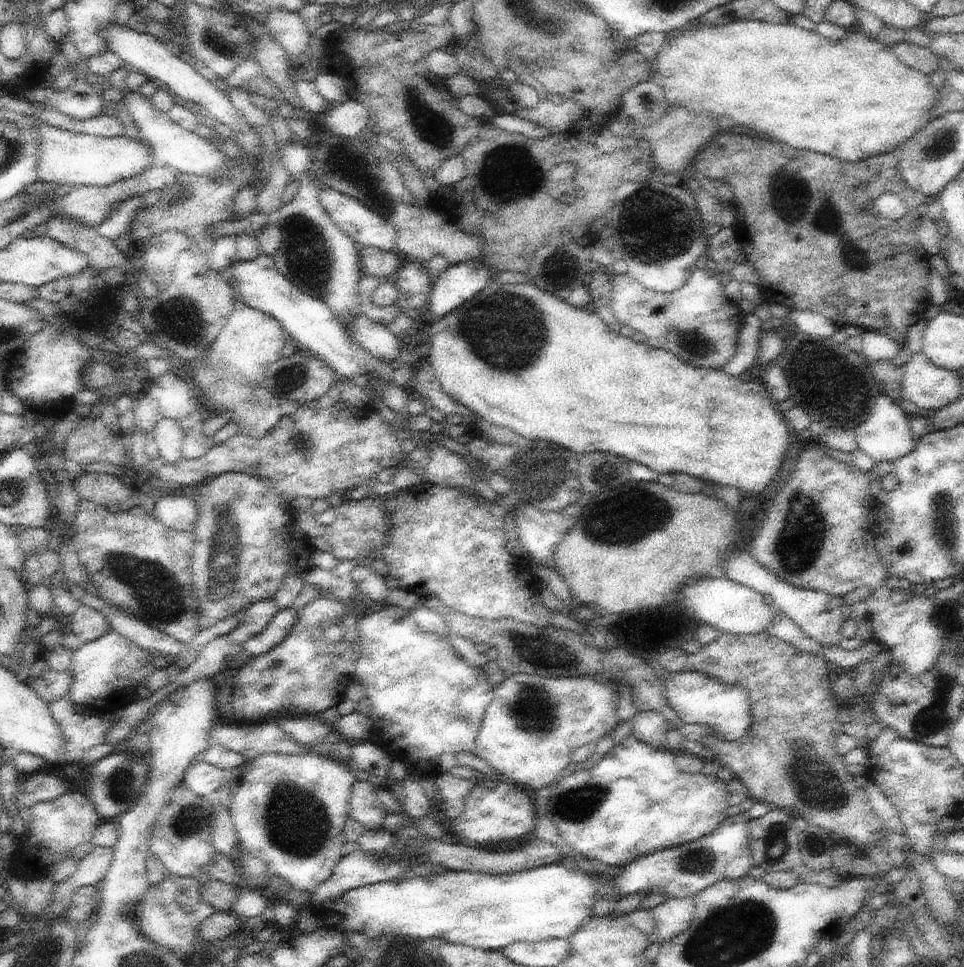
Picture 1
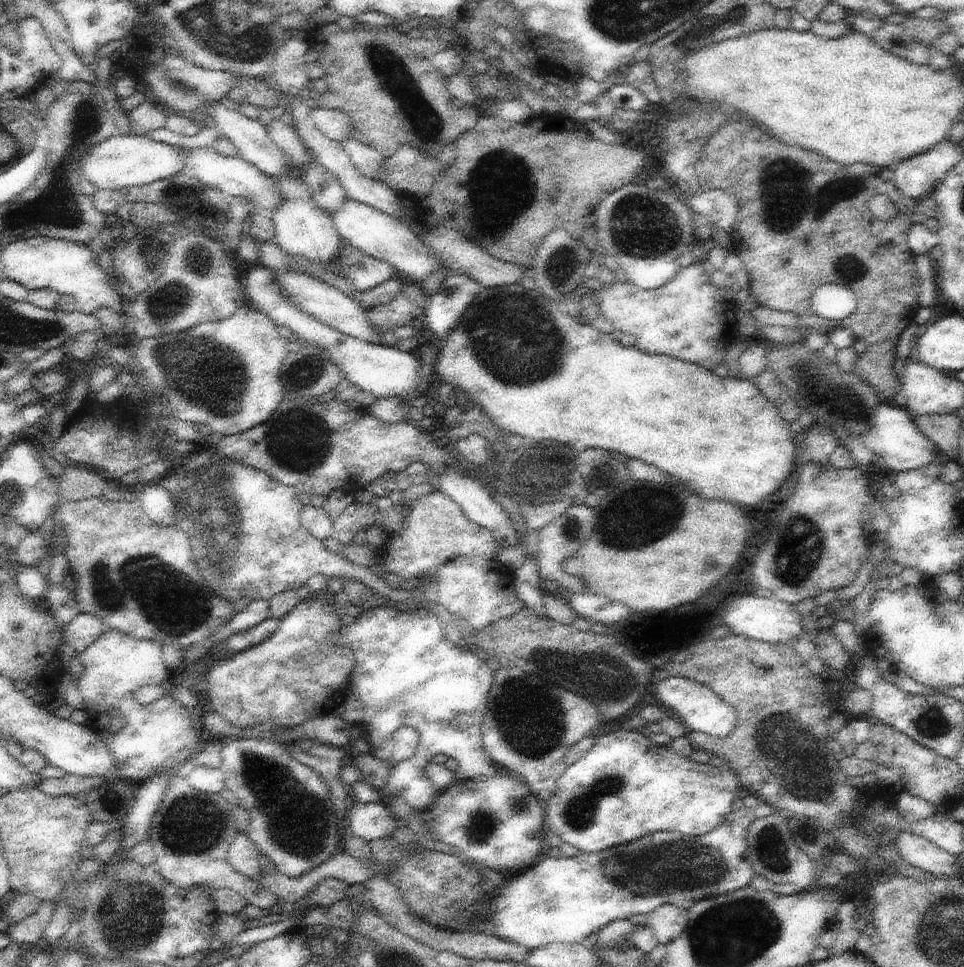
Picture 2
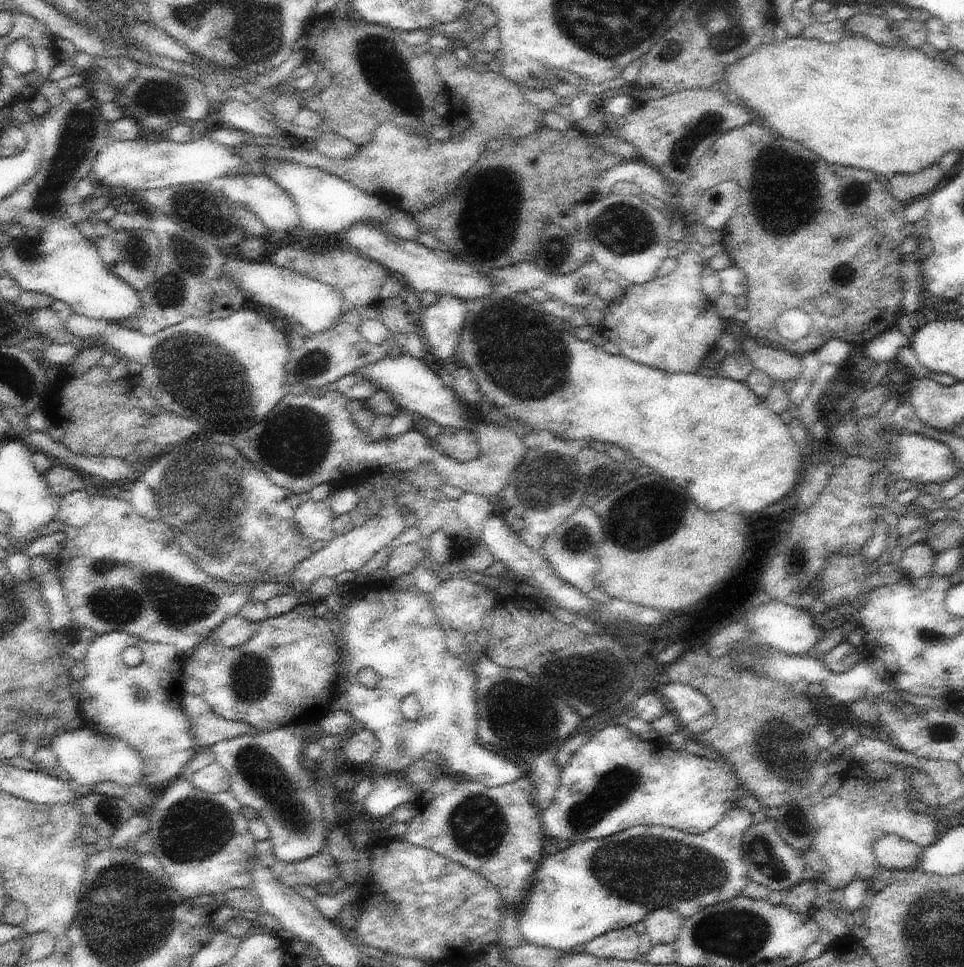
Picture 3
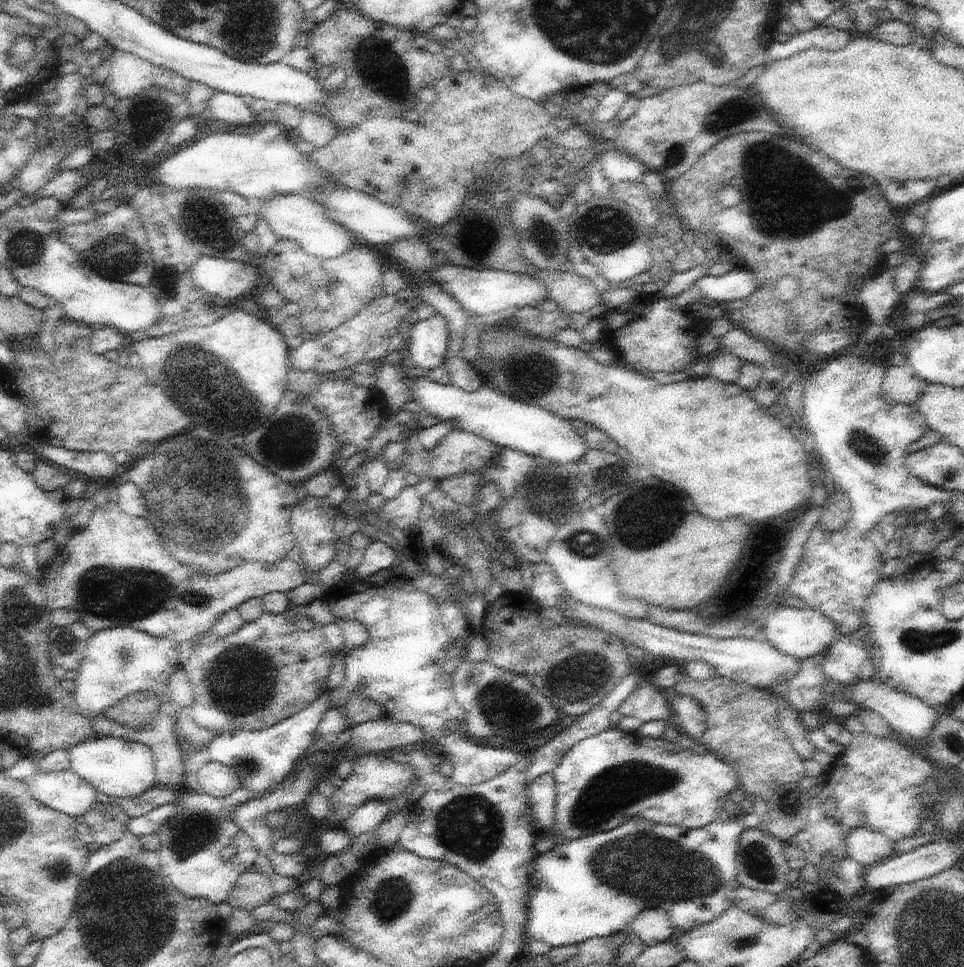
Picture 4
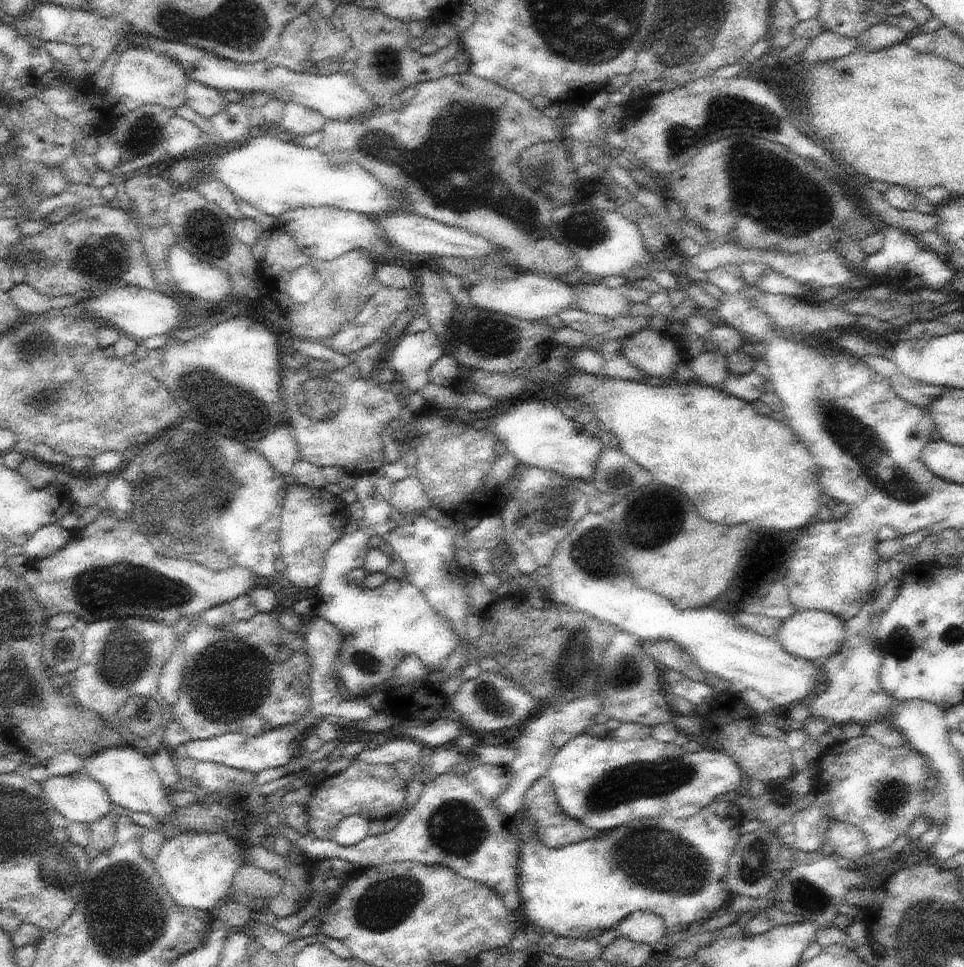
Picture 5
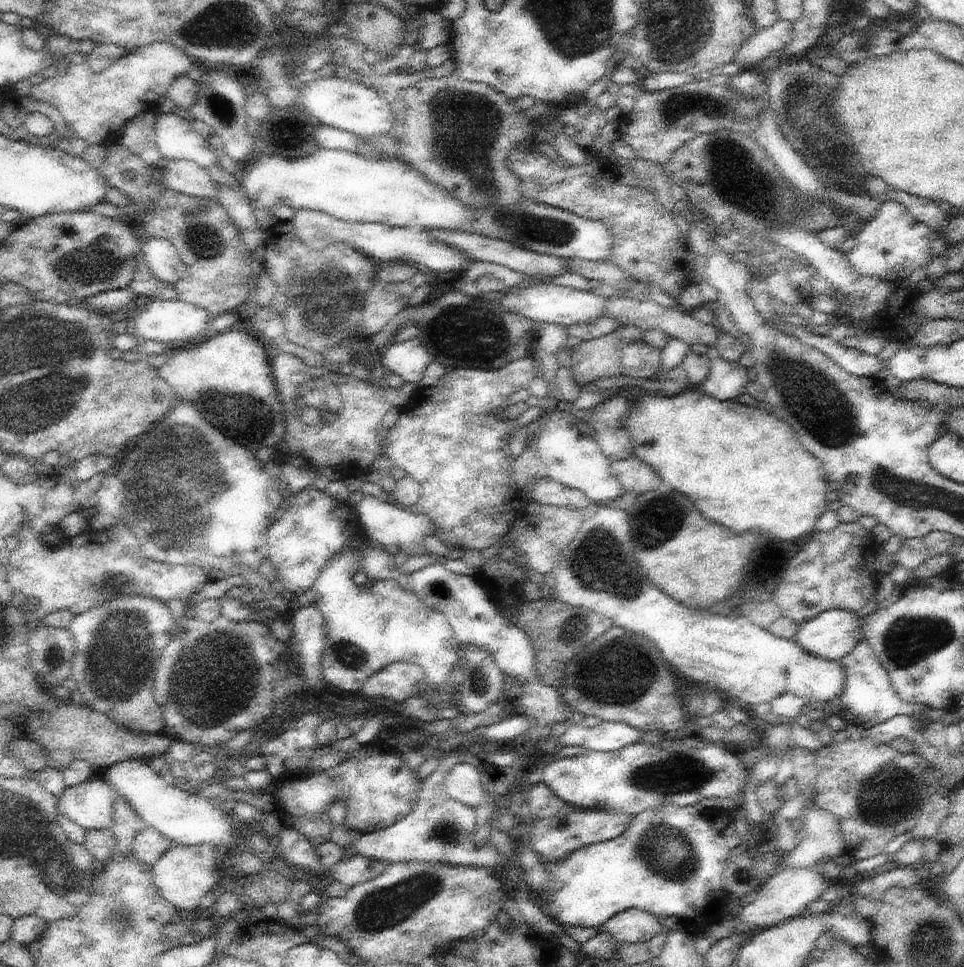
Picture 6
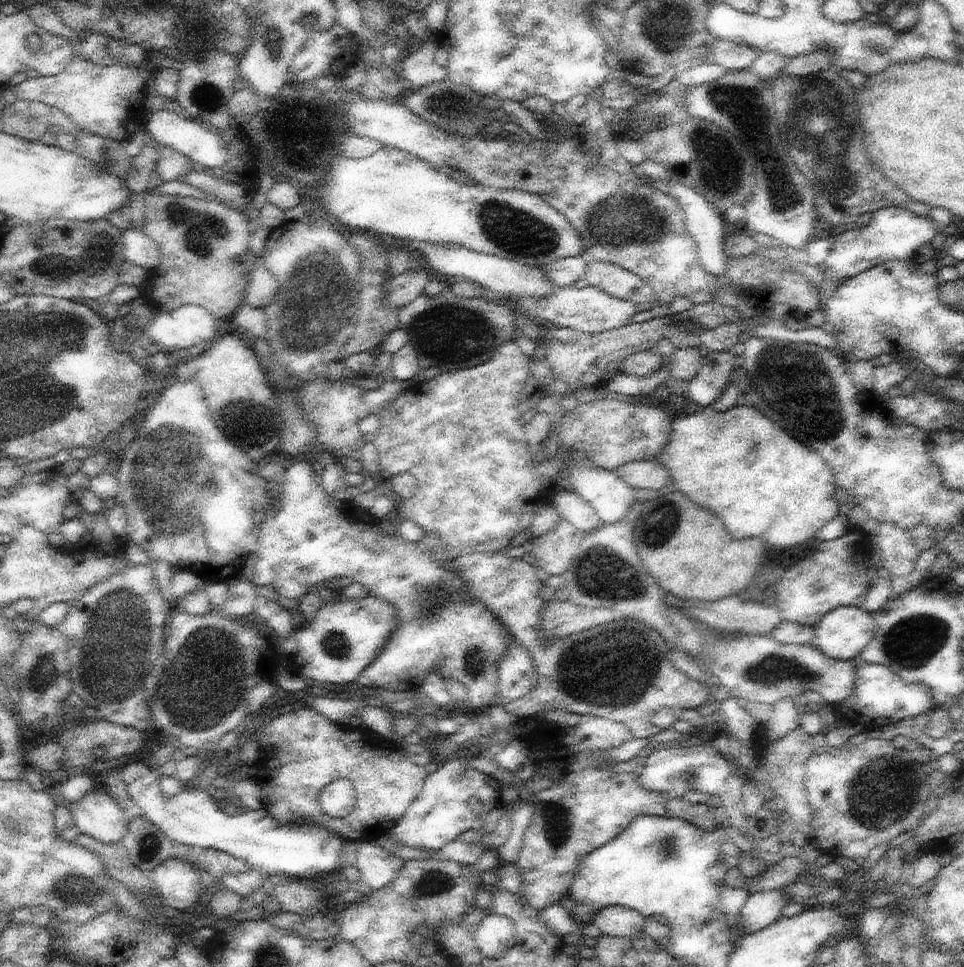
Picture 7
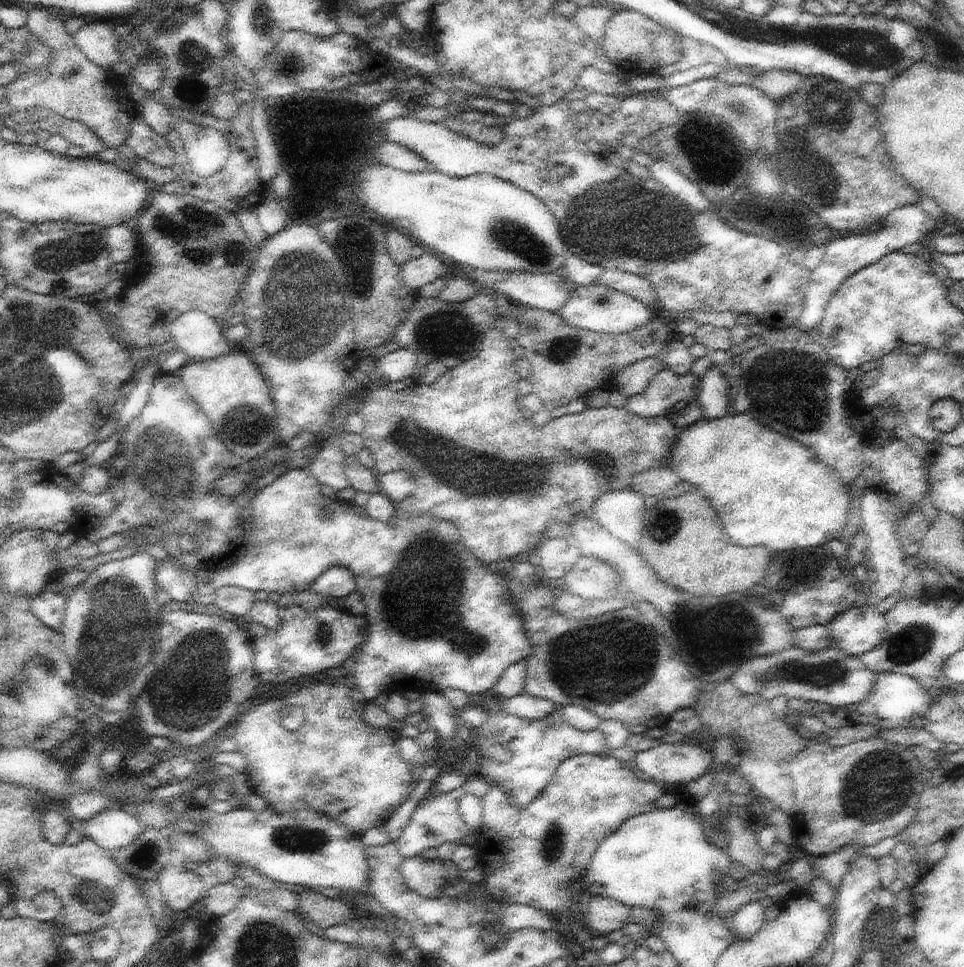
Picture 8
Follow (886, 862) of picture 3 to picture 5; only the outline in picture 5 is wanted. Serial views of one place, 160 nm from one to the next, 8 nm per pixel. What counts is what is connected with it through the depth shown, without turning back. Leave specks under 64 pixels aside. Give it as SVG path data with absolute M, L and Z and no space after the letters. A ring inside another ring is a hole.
M836 821L827 832L826 851L848 858L852 862L870 853L868 837L857 826Z

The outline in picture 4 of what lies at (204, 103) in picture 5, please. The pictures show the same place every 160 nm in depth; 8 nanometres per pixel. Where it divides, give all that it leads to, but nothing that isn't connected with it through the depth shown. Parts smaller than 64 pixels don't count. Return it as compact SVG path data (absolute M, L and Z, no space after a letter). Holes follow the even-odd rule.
M218 91L208 103L208 112L212 112L216 118L222 118L224 122L234 124L254 124L256 118L252 110L244 103L241 95Z

